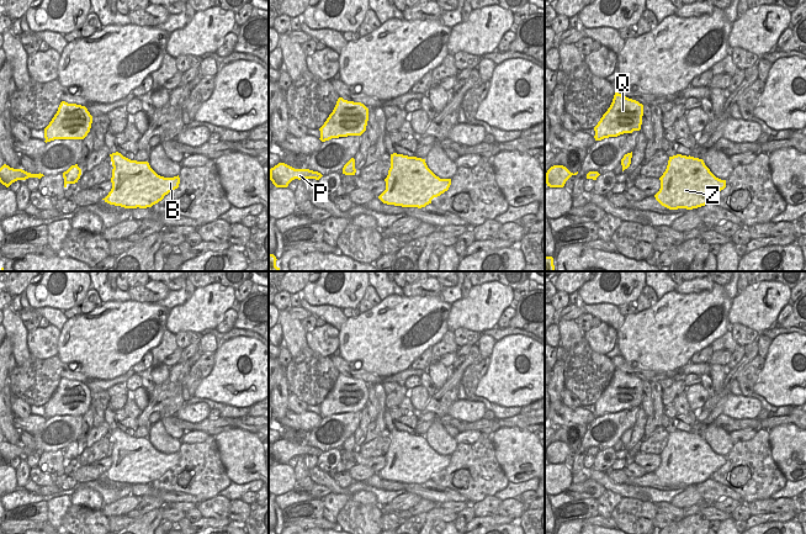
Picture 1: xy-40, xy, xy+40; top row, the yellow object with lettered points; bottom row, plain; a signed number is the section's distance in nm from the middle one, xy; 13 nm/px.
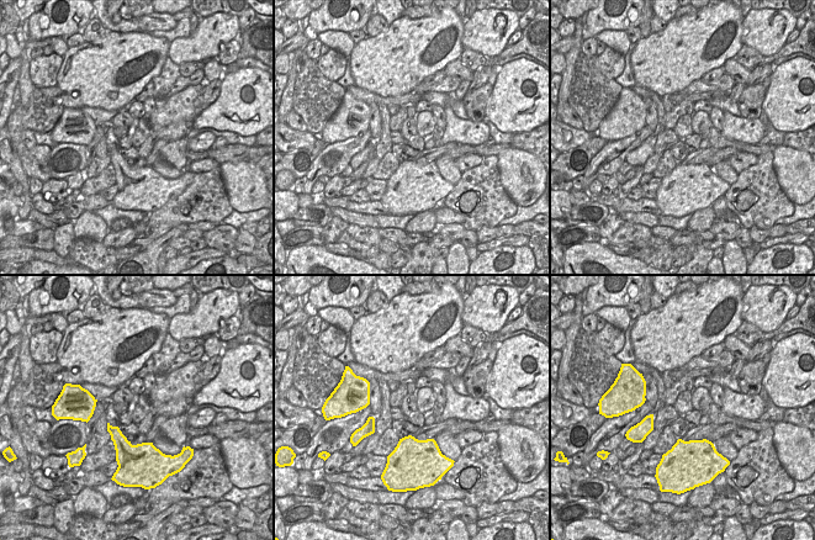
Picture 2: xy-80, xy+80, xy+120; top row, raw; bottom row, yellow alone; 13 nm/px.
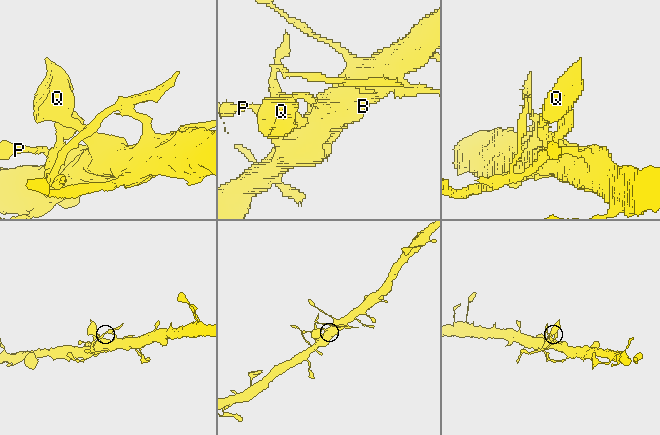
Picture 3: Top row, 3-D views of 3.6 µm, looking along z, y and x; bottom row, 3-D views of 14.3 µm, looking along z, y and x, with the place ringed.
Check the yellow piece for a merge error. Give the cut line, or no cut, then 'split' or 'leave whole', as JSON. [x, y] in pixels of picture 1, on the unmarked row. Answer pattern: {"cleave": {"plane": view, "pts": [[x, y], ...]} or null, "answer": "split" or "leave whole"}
{"cleave": null, "answer": "leave whole"}

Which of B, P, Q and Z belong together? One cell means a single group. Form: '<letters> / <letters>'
B P Q Z

